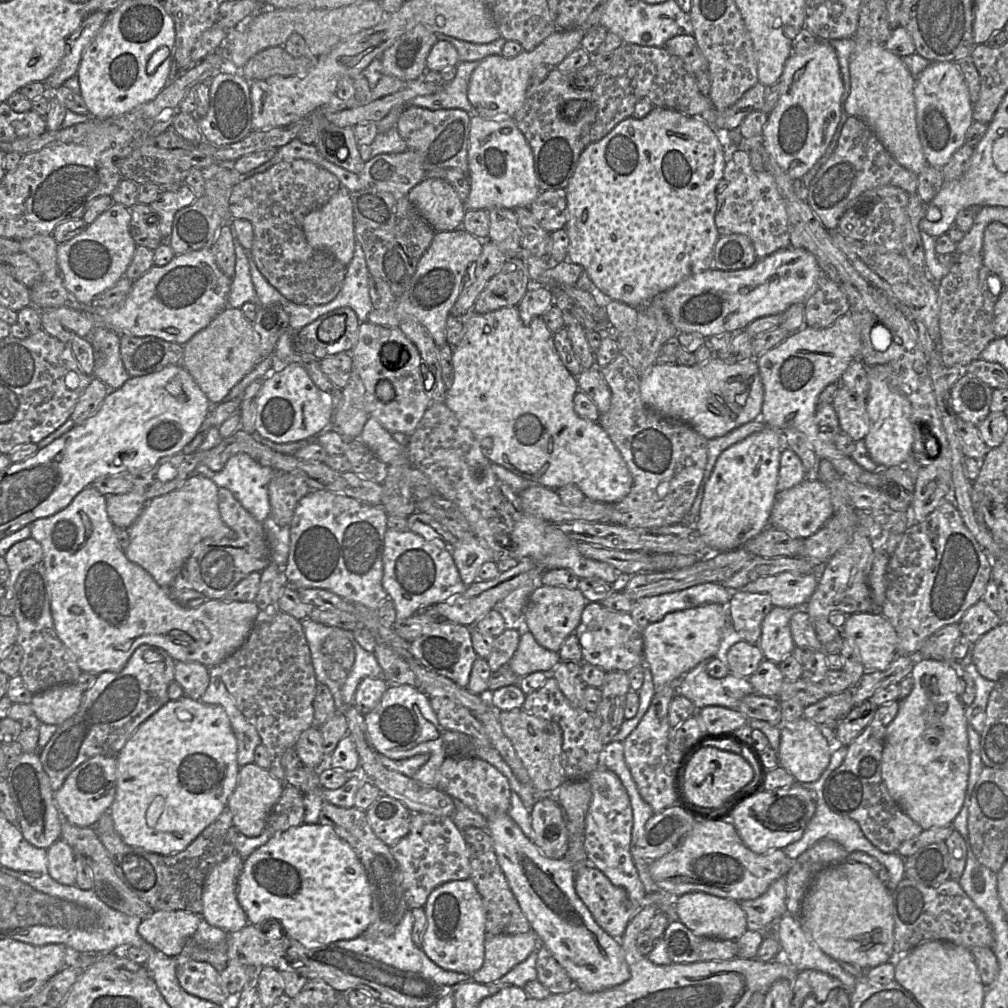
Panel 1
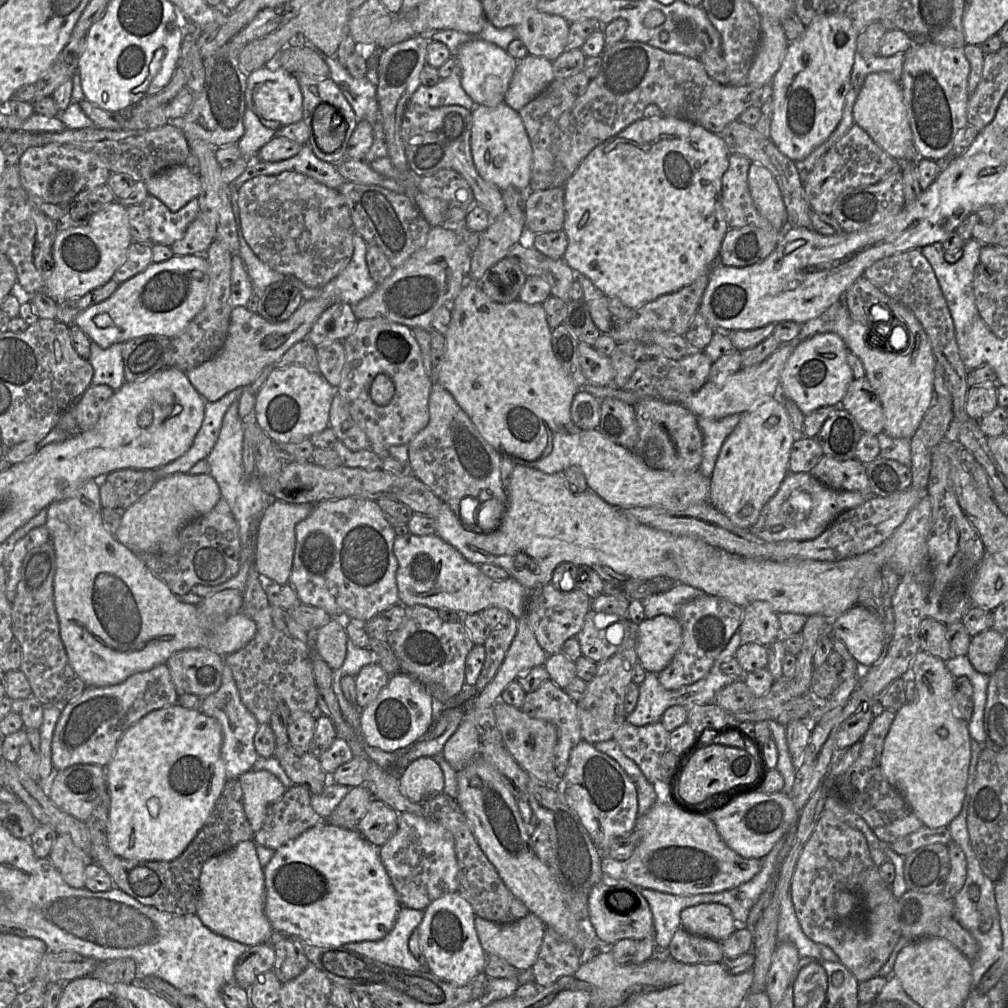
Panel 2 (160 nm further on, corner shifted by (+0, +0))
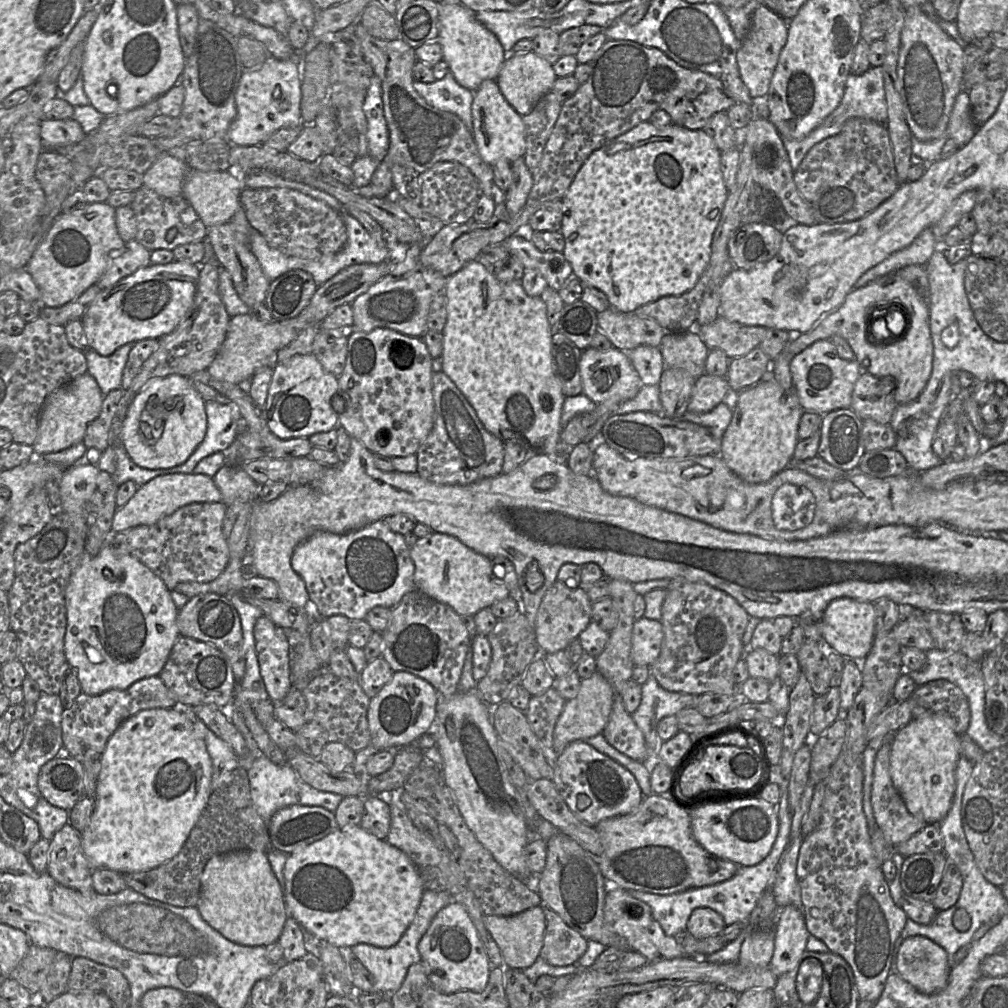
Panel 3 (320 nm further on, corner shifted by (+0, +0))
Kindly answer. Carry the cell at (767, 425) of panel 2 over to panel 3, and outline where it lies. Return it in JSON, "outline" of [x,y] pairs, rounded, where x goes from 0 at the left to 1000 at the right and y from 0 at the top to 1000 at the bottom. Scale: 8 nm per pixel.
{"outline":[[[764,366],[763,372],[732,391],[726,417],[716,435],[714,453],[726,468],[741,479],[753,480],[763,477],[780,465],[787,456],[788,447],[793,438],[793,419],[798,408],[790,386],[776,385]]]}

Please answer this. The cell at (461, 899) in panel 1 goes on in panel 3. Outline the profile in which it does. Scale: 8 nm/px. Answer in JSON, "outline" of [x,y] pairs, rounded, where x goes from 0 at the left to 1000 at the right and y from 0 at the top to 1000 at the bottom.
{"outline":[[[452,894],[438,901],[429,913],[415,937],[425,959],[425,974],[438,985],[478,984],[485,971],[487,953],[478,933],[460,899]]]}

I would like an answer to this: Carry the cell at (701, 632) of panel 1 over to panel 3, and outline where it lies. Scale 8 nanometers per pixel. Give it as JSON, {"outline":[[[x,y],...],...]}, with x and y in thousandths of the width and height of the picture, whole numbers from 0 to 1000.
{"outline":[[[641,612],[630,615],[626,642],[628,659],[645,662],[655,649],[658,633],[659,626],[655,615]]]}

